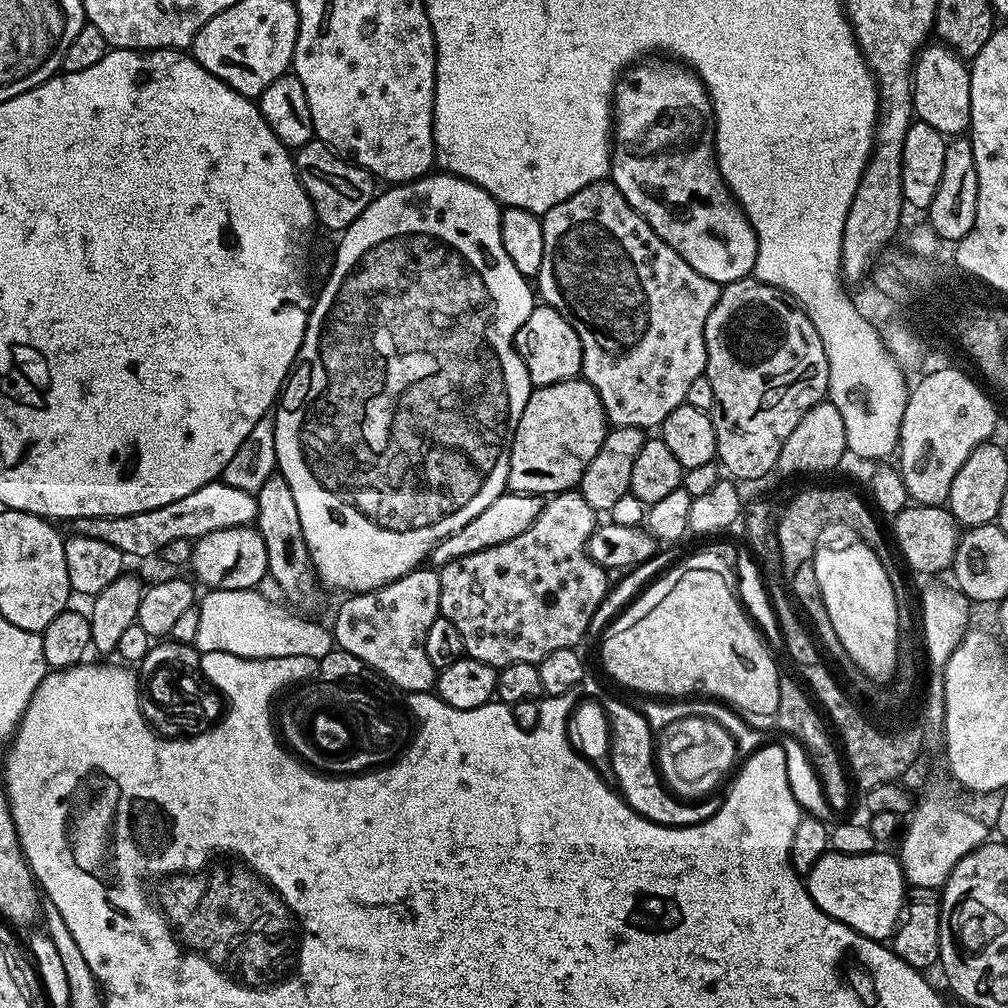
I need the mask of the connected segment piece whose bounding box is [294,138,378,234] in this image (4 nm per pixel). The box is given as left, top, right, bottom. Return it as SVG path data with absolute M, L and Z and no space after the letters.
M313 138L309 144L304 144L301 148L295 149L294 159L296 162L296 173L310 198L310 202L314 206L317 221L323 227L325 224L326 227L333 228L336 234L343 233L344 229L349 228L362 214L362 210L366 210L366 206L370 206L373 196L377 195L377 181L371 172L367 172L359 164L345 158L341 153L329 148L327 144L318 139Z

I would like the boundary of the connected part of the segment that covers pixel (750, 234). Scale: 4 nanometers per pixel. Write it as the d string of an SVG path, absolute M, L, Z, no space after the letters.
M648 58L643 62L633 64L616 81L614 93L614 143L612 145L610 180L611 183L616 185L616 188L622 194L622 198L626 198L626 202L630 202L632 209L651 226L654 234L658 234L658 238L662 238L662 242L666 242L666 246L678 250L678 254L682 254L682 258L686 258L686 262L690 262L690 266L694 266L694 270L698 270L698 274L702 274L702 278L710 278L716 284L723 286L753 275L756 266L756 255L758 254L758 242L756 241L756 231L752 228L752 223L748 220L748 216L732 199L731 192L729 192L728 187L724 184L724 179L720 176L720 167L716 164L716 153L713 145L711 143L696 144L703 138L704 131L707 128L709 131L711 110L712 102L708 99L707 88L704 87L700 77L683 63L677 62L672 58Z

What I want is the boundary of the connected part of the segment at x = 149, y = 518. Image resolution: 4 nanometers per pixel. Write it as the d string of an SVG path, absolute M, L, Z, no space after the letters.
M222 479L212 480L206 486L198 486L194 494L170 502L170 506L158 506L158 510L146 510L142 514L125 516L87 516L71 521L70 528L75 535L86 538L98 538L114 546L126 558L132 556L159 557L160 552L170 542L179 540L198 541L214 530L227 528L246 528L255 525L258 514L258 502L253 493L238 490L235 486L225 484Z

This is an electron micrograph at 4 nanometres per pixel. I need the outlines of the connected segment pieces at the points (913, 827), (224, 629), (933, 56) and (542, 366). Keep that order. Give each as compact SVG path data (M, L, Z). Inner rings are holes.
M940 789L928 791L917 801L910 822L899 841L898 859L903 866L905 883L926 890L941 889L954 866L966 854L989 841L987 826L974 815L954 804Z
M251 588L205 591L198 600L200 613L194 645L196 651L201 654L225 652L251 660L290 657L314 657L319 660L335 649L335 636L327 625L312 622L310 620L313 619L298 615L280 604L267 600L260 590Z
M939 42L925 43L912 66L912 111L916 120L934 126L945 138L963 136L971 129L970 68L952 49Z
M540 302L533 307L530 318L526 318L526 322L522 322L514 343L517 354L528 367L529 378L537 388L557 384L563 380L574 380L581 375L582 342L578 342L578 334L574 334L574 326L570 326L570 322L566 322L566 318L562 318L562 314L558 314L558 310L554 310L546 303Z

